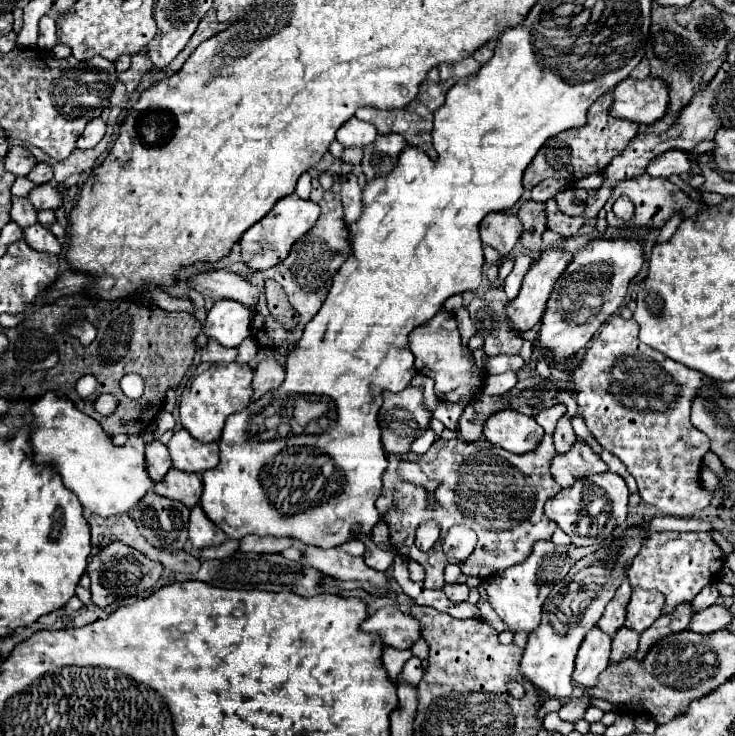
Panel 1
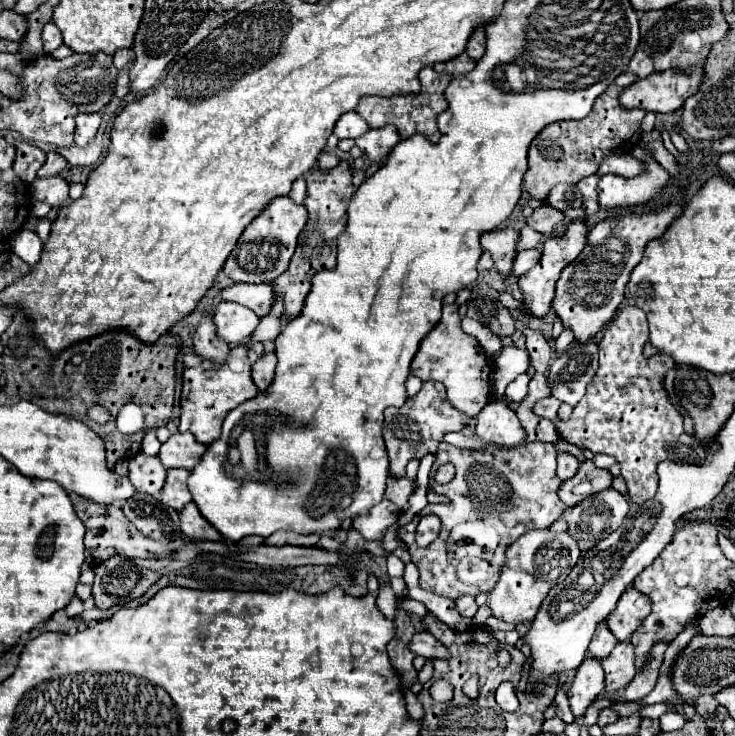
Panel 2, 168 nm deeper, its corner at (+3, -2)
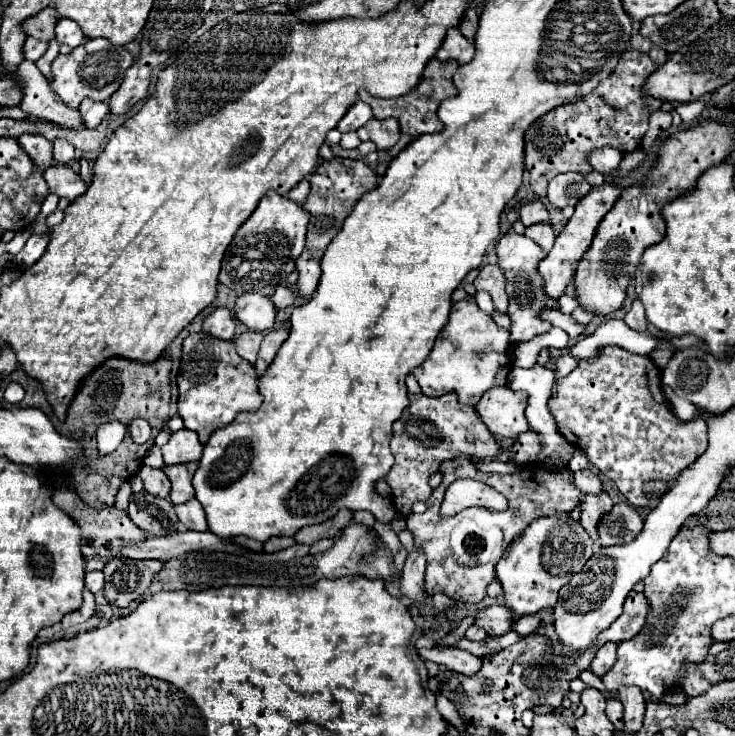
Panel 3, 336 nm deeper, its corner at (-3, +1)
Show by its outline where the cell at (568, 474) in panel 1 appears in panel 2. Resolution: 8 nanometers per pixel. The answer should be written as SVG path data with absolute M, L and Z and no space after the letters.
M584 460L578 468L578 472L564 480L558 488L558 496L566 506L578 504L582 498L592 496L598 490L610 488L612 474L606 468L598 468L592 460Z

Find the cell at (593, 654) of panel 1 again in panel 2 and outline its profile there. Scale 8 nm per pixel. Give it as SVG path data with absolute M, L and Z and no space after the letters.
M588 656L576 670L576 676L568 690L568 700L574 716L576 718L582 716L602 690L604 690L604 670L600 666L600 660Z

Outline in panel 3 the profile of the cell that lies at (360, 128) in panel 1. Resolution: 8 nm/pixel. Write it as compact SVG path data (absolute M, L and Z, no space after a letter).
M356 101L356 103L348 109L348 113L340 119L340 123L338 123L338 127L336 127L336 129L338 129L340 133L356 131L358 127L366 125L372 117L374 117L374 115L372 115L370 105L368 105L368 103L364 103L364 101Z

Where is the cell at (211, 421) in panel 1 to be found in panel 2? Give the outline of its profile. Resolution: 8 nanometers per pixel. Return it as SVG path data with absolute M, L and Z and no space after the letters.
M232 346L230 356L224 364L214 364L208 360L198 358L198 355L189 353L184 355L184 388L180 398L180 432L192 432L194 438L202 444L210 444L220 438L220 428L226 414L240 406L246 400L252 400L258 394L258 388L252 382L250 370L252 364L246 356L246 346Z

